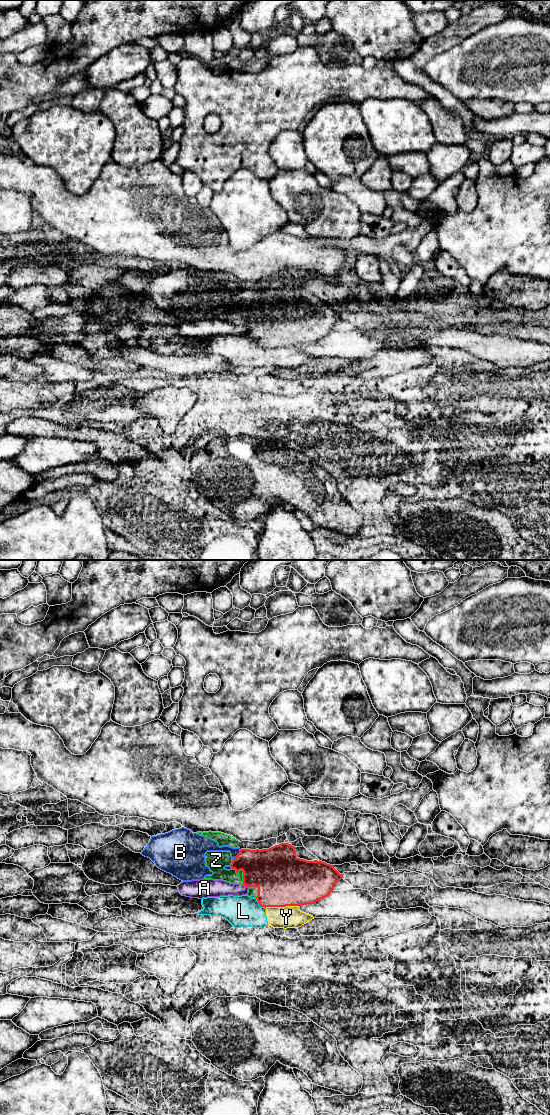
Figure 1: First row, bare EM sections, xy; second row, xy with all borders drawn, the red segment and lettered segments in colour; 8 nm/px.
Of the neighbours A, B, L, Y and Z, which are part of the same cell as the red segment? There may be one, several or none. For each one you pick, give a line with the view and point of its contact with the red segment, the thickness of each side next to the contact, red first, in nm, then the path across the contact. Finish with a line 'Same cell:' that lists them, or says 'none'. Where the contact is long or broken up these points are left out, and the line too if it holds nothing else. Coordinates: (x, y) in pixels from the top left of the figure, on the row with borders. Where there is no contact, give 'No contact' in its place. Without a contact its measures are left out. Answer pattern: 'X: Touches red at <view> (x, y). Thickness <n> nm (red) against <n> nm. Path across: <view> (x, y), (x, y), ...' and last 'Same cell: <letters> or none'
Z: Touches red at xy (243, 872). Thickness 380 nm (red) against 160 nm
Same cell: Z

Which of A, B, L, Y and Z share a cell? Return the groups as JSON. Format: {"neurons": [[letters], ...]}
{"neurons": [["A"], ["B"], ["L", "Y"], ["Z"]]}

